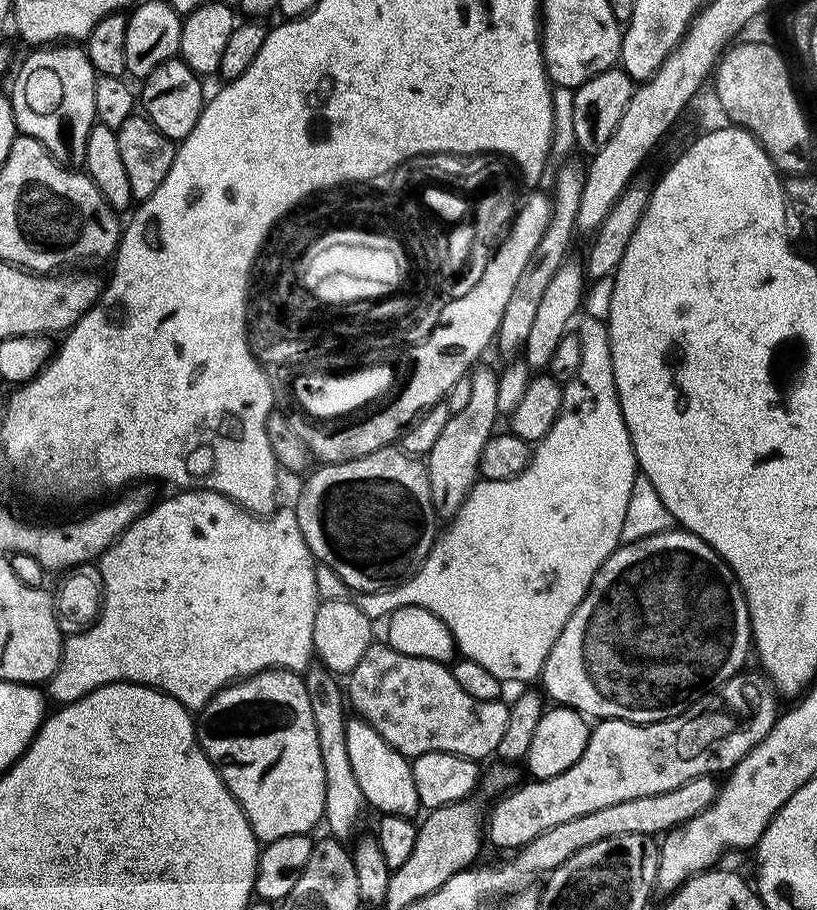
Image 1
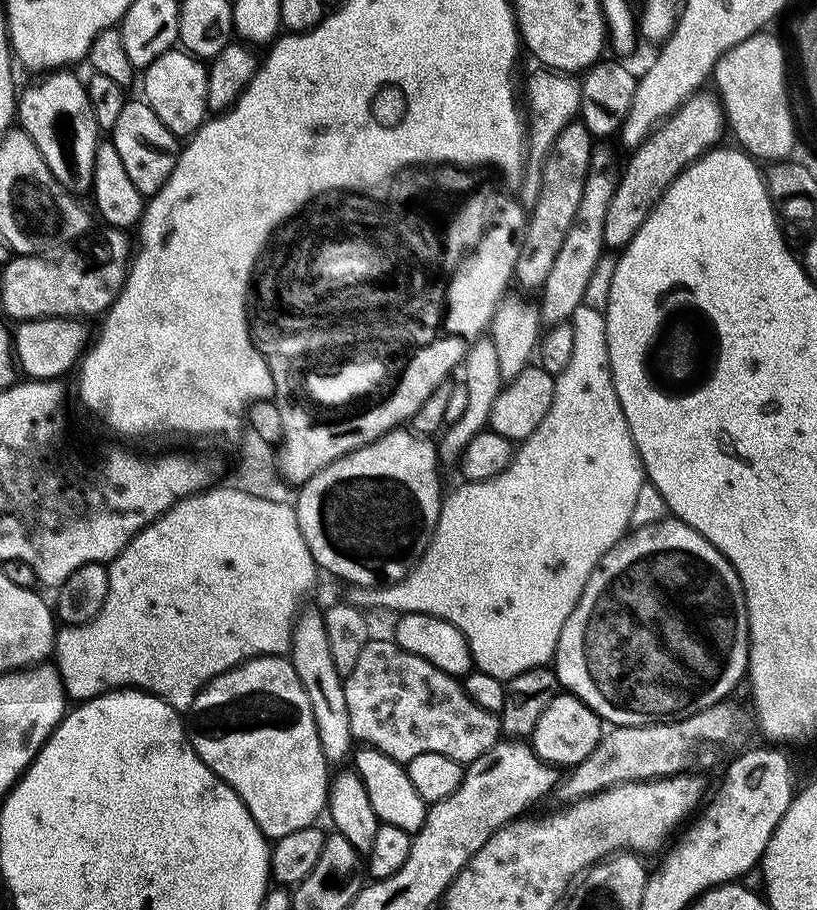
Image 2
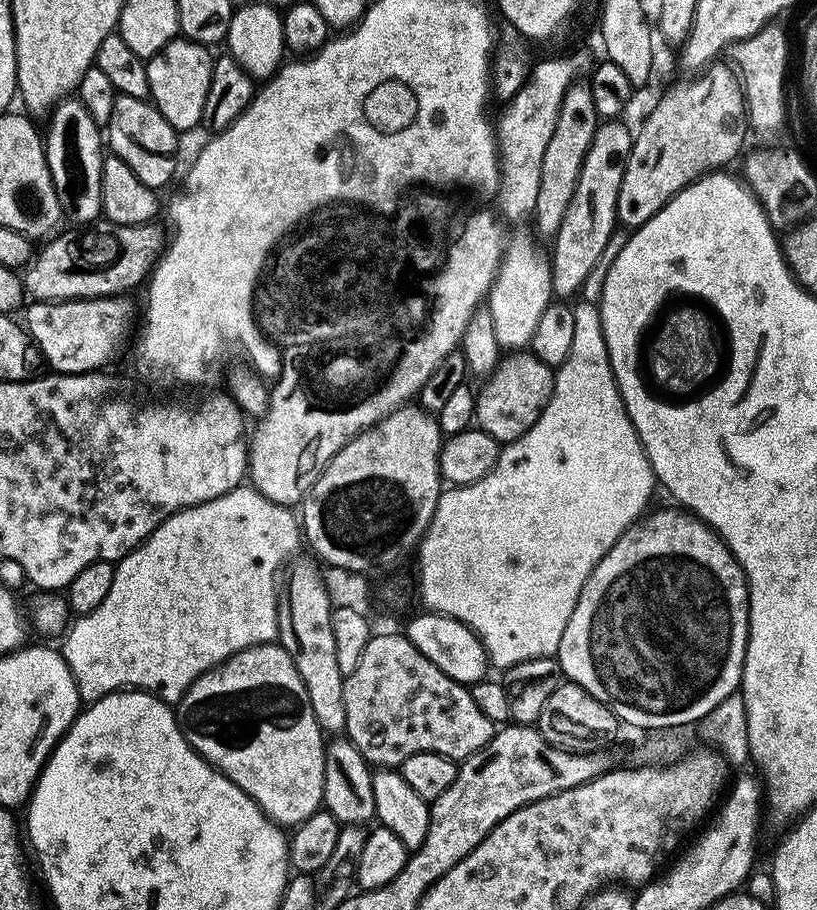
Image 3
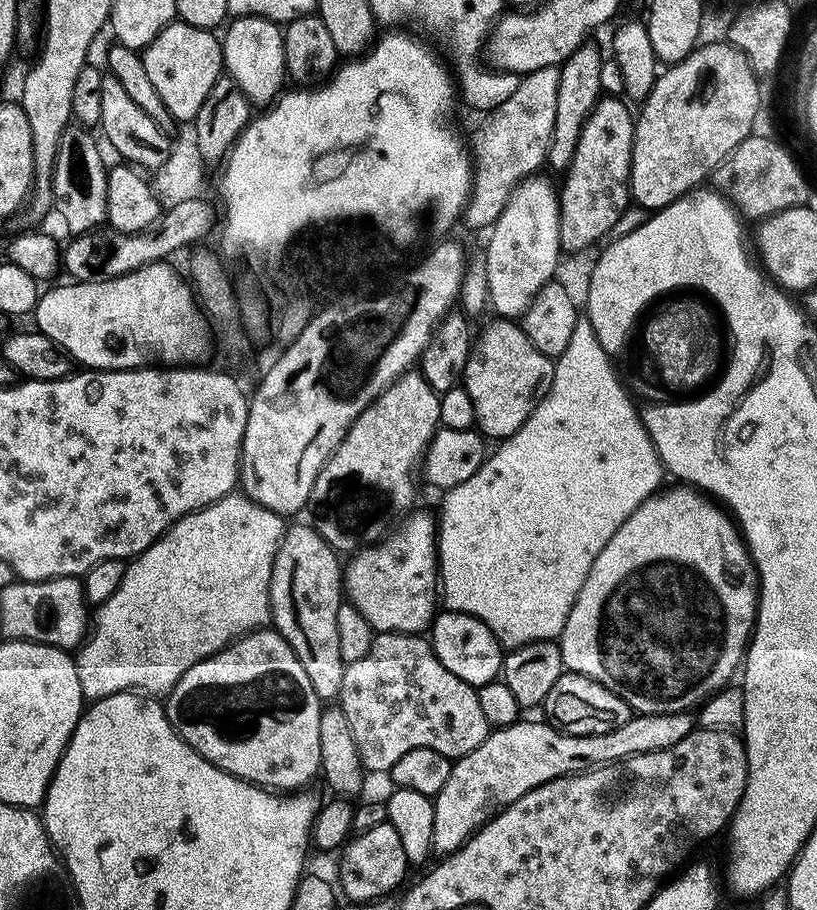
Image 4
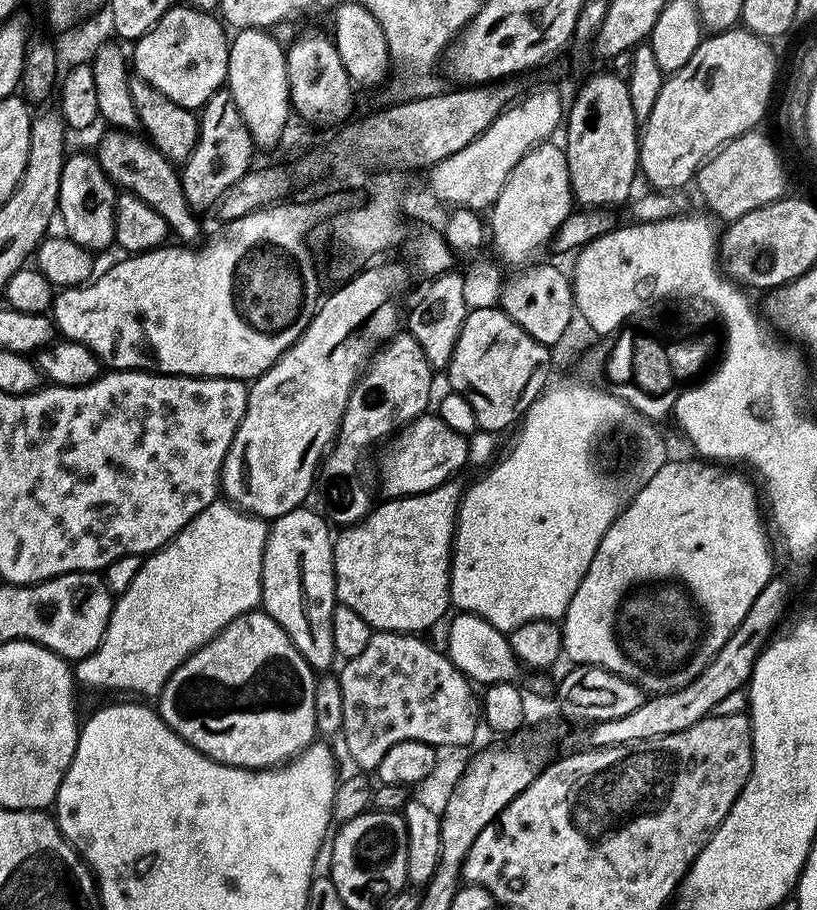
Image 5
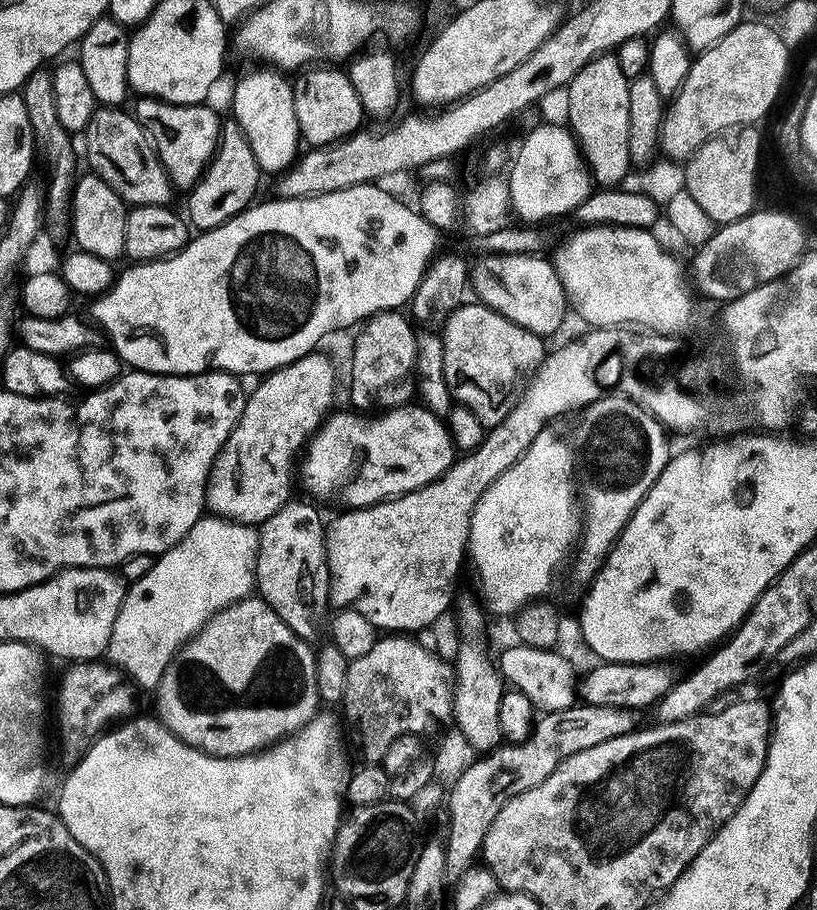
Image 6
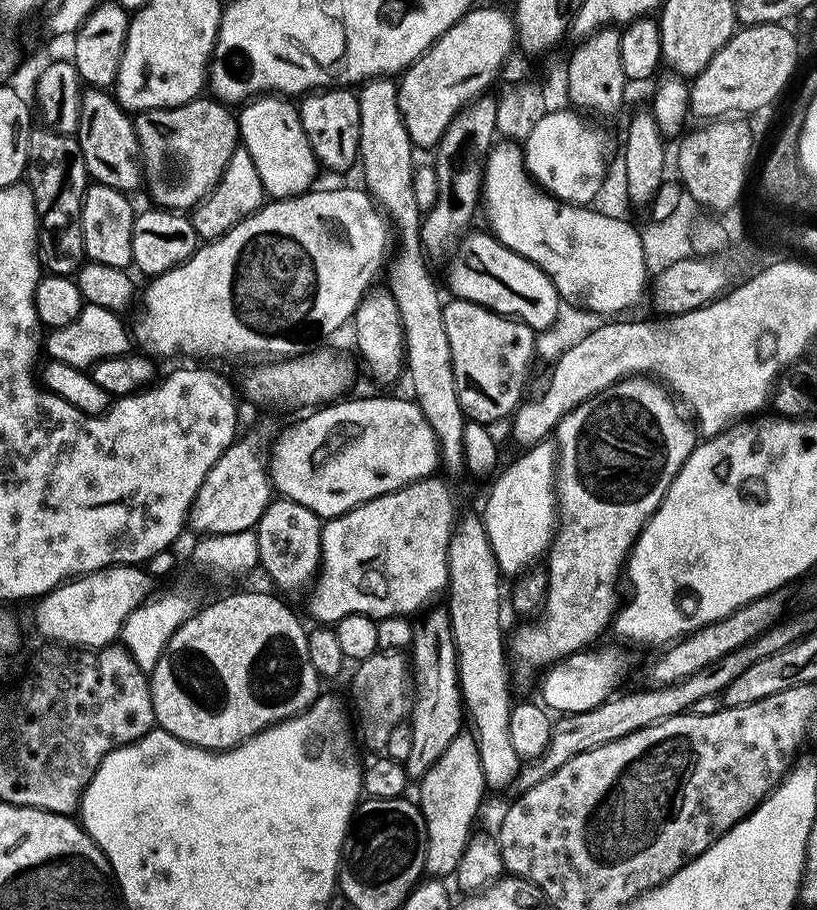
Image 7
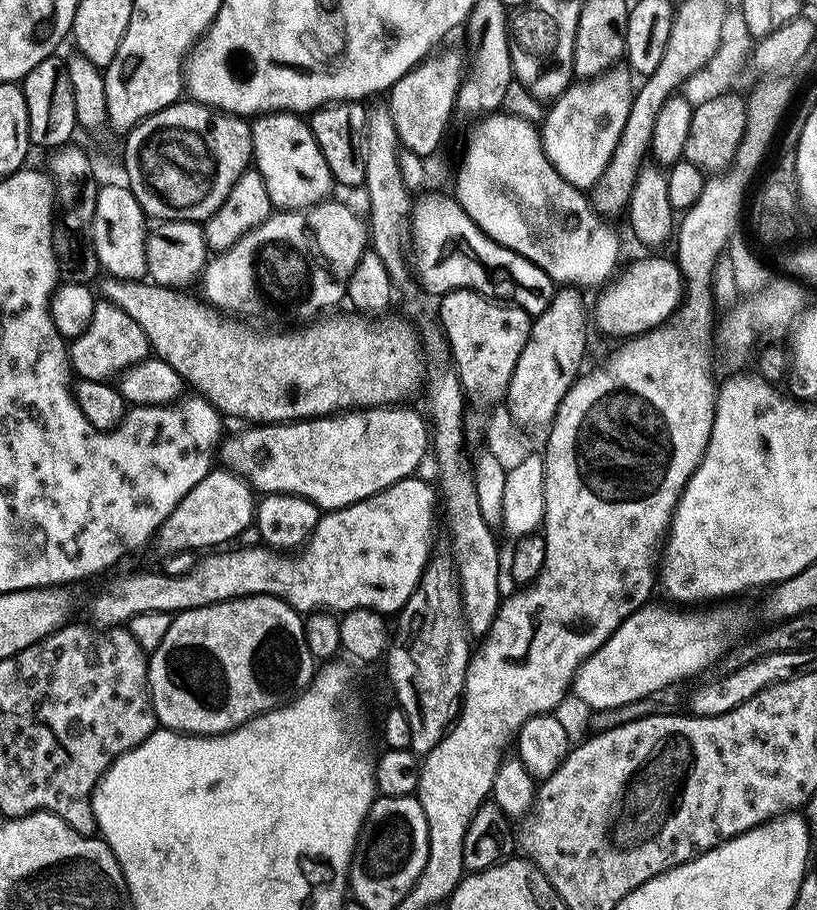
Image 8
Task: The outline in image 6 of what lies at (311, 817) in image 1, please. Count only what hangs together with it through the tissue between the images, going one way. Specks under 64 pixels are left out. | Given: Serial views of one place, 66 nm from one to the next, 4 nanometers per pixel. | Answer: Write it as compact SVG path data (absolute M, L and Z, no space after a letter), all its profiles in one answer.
M259 598L241 600L239 604L230 606L226 611L216 615L172 659L170 666L164 672L160 687L155 693L156 700L160 703L159 719L164 727L169 728L184 744L188 744L191 748L196 748L208 756L216 756L220 760L233 760L239 756L255 756L256 753L264 751L265 748L270 748L272 745L279 744L280 741L287 740L288 737L301 732L321 711L322 705L316 685L316 652L308 648L311 648L309 641L298 638L298 634L294 634L294 630L290 630L290 626L286 626L286 622L282 622L282 618L278 618L278 614L274 614L274 610L265 600Z

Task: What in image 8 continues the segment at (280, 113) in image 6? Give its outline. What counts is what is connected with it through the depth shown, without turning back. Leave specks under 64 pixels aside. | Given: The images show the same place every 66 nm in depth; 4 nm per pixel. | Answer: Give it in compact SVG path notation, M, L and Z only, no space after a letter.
M291 114L261 116L252 124L252 144L256 148L255 165L266 182L270 202L277 213L304 213L333 199L334 181L330 166L311 127L303 119Z

